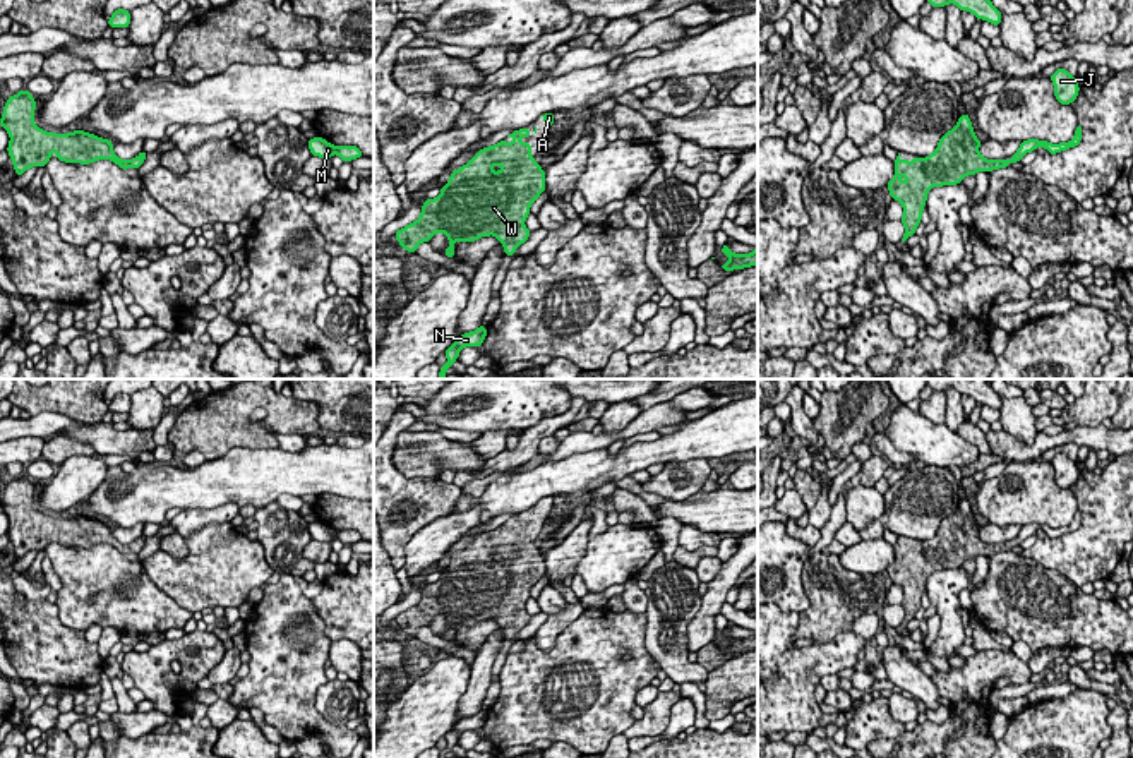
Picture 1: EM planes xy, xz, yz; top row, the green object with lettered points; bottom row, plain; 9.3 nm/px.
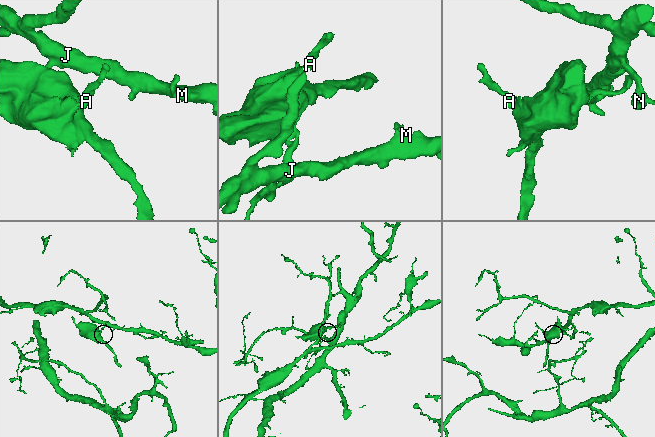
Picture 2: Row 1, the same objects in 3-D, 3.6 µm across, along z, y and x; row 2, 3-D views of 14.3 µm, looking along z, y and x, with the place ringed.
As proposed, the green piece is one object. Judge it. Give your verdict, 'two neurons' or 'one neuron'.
one neuron

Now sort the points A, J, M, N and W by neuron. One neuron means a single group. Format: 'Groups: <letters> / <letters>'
Groups: A J M N W

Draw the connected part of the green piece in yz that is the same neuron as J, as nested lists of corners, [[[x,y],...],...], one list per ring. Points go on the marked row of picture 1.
[[[1058,69],[1051,81],[1054,84],[1054,96],[1061,105],[1070,105],[1078,96],[1078,82],[1076,77],[1073,77],[1068,70]]]

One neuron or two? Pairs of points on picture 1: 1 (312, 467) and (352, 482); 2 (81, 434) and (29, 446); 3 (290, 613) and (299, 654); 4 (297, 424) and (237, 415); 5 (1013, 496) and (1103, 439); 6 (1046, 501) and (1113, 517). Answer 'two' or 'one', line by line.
1: one
2: two
3: one
4: one
5: two
6: two

